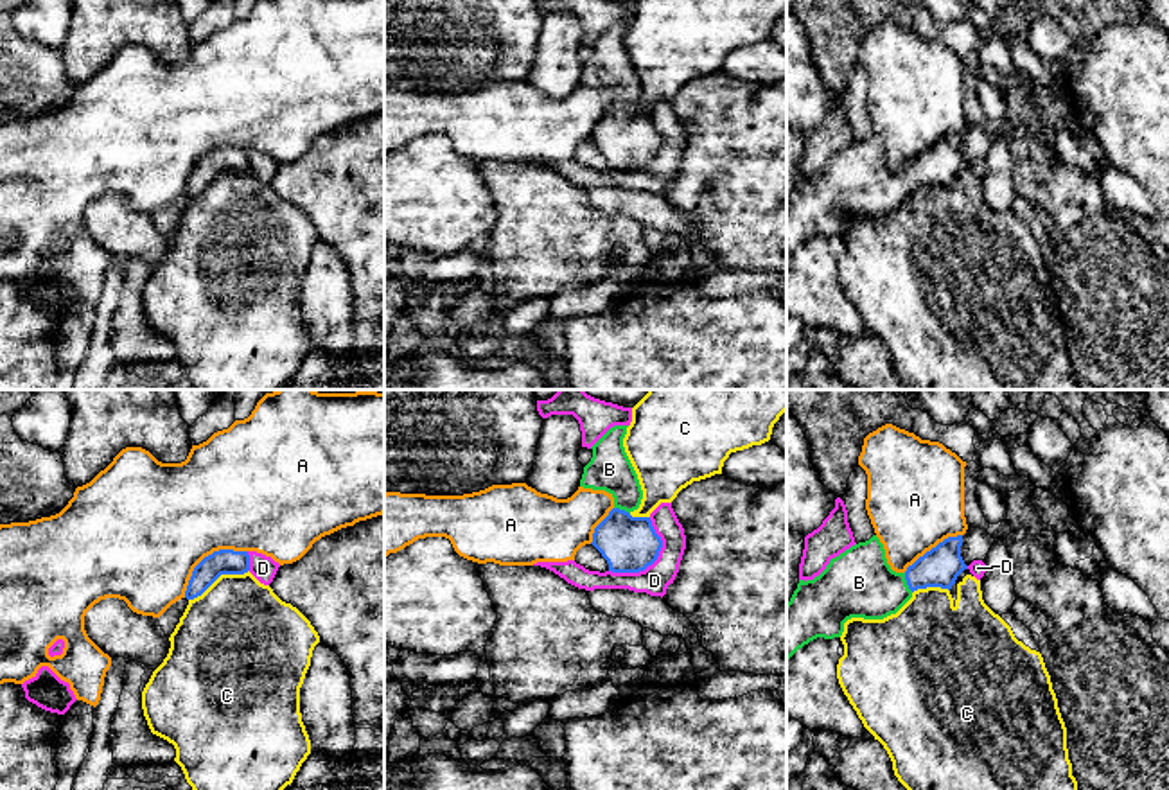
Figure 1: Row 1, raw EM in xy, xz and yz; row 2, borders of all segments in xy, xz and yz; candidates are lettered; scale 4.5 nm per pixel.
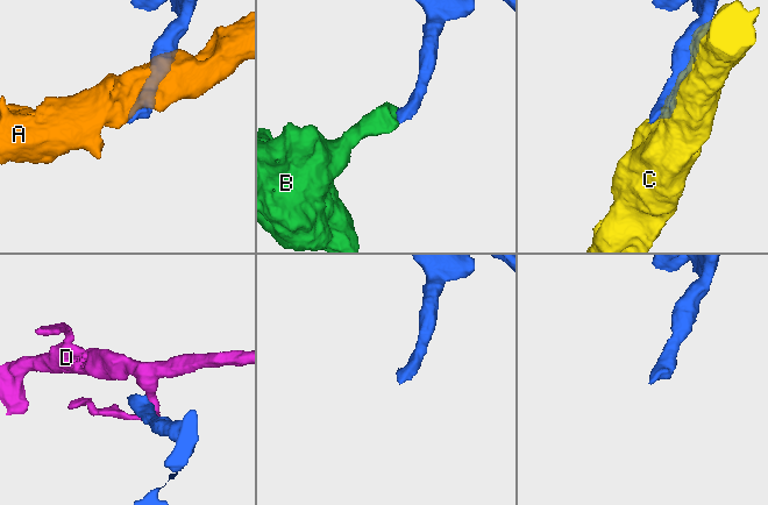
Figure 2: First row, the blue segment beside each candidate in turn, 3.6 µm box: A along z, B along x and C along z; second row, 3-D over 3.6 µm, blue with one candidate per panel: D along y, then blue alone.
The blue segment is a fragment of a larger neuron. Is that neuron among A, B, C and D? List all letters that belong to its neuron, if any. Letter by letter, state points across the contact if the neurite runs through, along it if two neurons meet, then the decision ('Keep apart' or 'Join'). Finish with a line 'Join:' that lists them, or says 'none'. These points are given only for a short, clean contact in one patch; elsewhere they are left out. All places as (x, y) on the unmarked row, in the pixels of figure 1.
A: Keep apart
B: Path across: yz (938, 166), (907, 180), (859, 180). Join
C: Boundary: xy (248, 167), (243, 171), (221, 171), (200, 193), (189, 198). Keep apart
D: Keep apart
Join: B

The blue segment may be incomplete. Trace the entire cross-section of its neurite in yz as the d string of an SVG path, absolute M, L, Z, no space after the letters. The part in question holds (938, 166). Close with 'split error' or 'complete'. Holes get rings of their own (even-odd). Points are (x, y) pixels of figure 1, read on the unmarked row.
M873 133L831 156L813 178L799 178L787 201L787 260L799 246L817 235L840 235L844 221L851 215L883 217L896 212L918 187L941 185L950 189L957 174L968 167L961 154L961 144L962 133L948 135L909 163L905 171L896 171L887 162L883 142Z; split error

